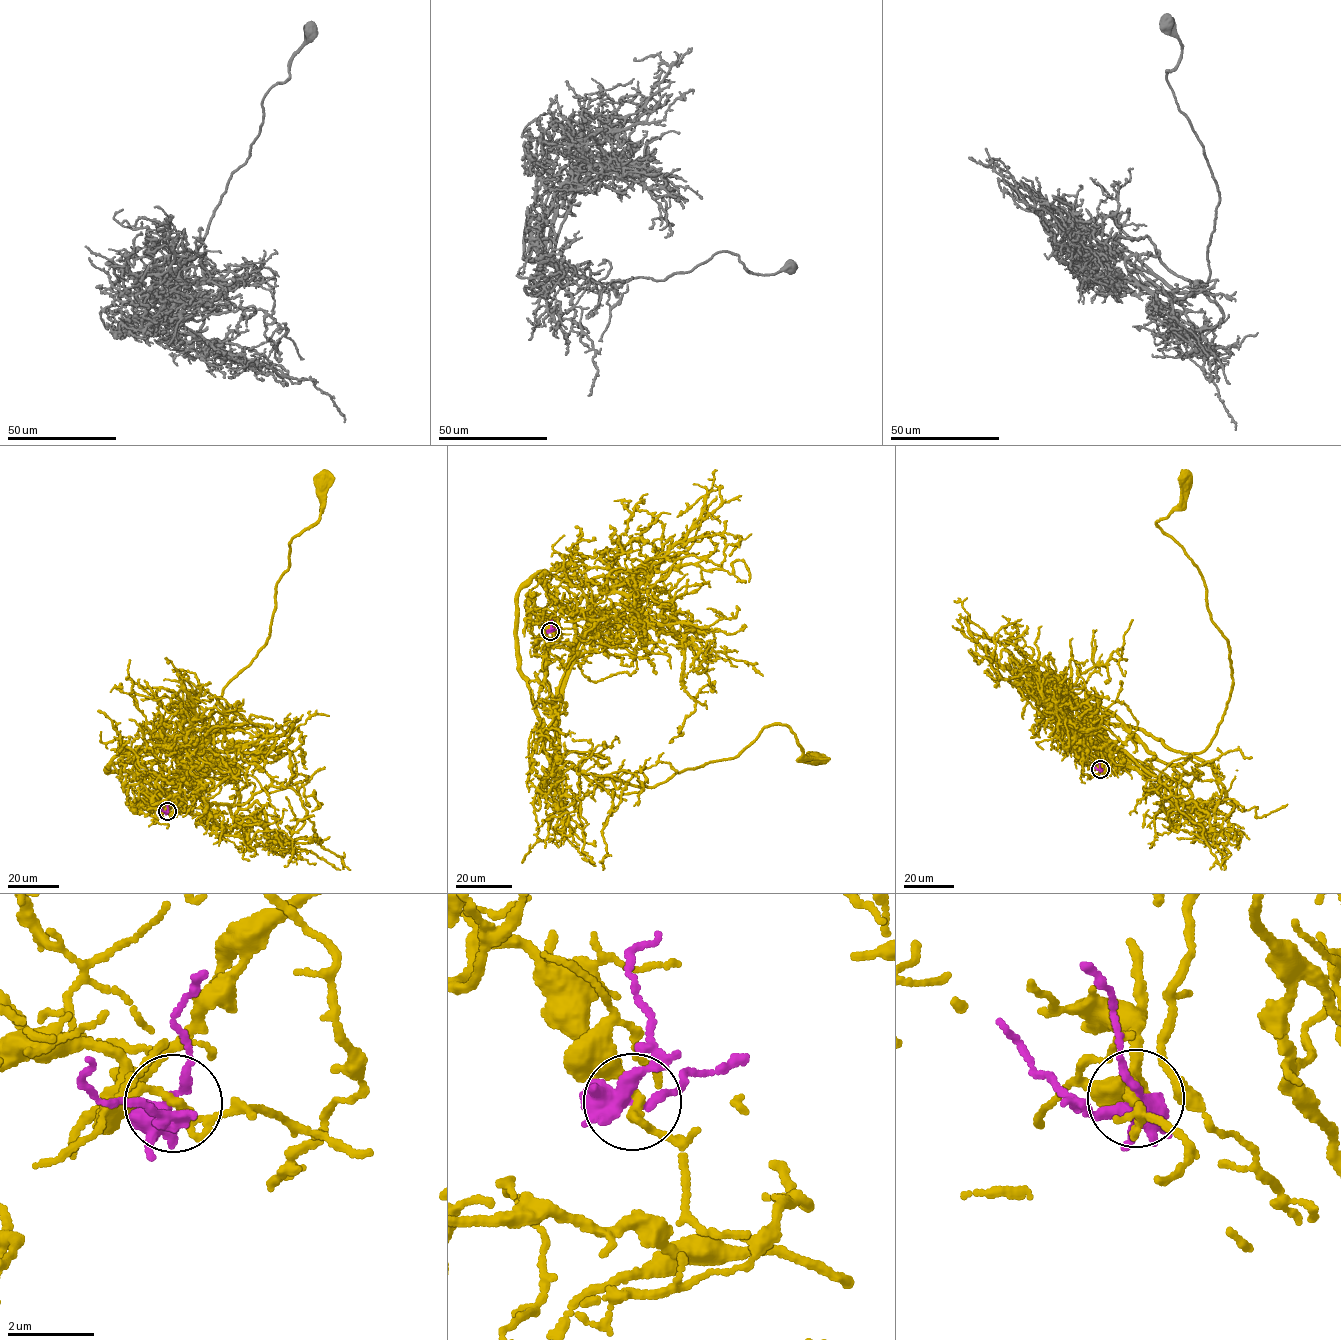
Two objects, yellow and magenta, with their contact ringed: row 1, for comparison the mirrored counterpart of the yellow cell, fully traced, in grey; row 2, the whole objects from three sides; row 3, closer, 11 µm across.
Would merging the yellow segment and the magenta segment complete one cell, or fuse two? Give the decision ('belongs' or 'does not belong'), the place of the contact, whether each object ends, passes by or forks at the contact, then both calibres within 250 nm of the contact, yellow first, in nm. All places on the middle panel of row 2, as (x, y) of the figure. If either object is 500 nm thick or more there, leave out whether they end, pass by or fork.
does not belong; at (550, 631); yellow passes by; magenta forks there; 200 nm thick on the yellow side, 360 nm on the other

